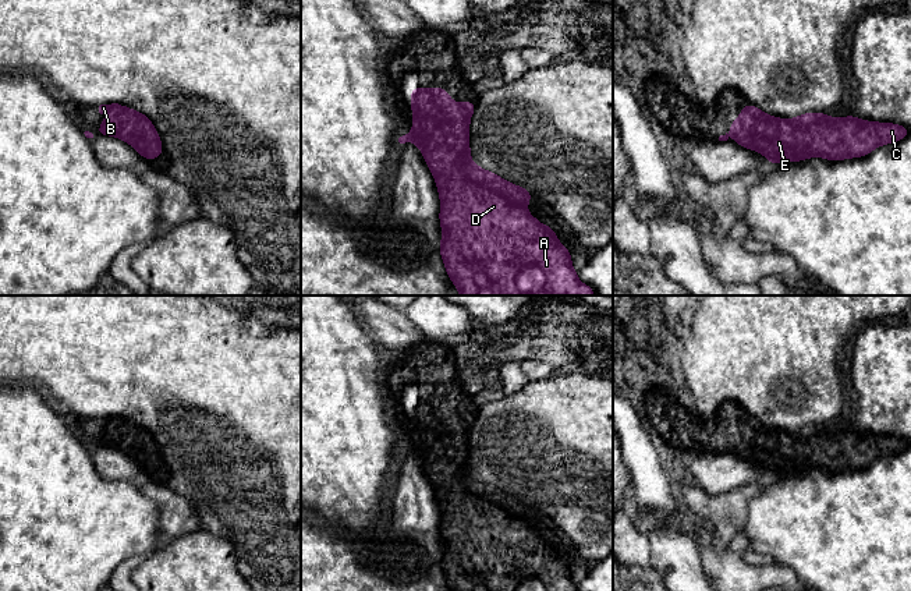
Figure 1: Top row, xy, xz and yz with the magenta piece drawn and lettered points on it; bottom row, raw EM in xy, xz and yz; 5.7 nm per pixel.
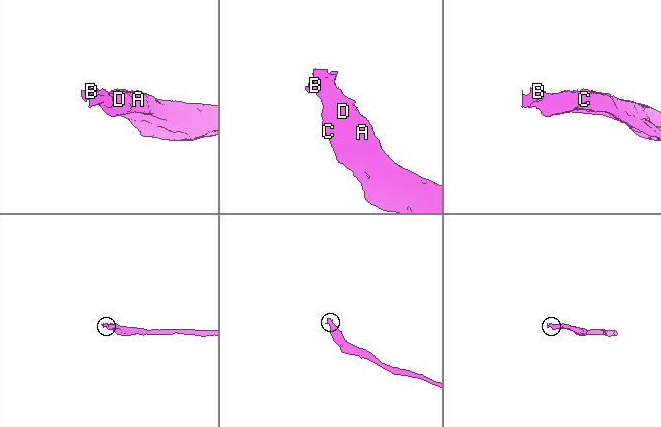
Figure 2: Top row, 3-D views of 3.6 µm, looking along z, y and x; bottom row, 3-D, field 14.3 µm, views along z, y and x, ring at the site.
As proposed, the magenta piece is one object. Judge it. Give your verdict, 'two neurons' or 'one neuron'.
one neuron

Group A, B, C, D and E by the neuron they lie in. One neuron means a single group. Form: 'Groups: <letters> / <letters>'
Groups: A B C D E

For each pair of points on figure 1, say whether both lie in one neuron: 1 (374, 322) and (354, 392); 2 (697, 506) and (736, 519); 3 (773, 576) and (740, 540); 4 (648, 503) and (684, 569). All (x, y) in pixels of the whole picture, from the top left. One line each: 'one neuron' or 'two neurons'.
1: two neurons
2: one neuron
3: two neurons
4: one neuron

